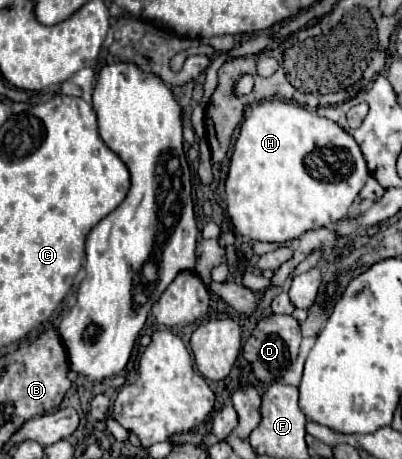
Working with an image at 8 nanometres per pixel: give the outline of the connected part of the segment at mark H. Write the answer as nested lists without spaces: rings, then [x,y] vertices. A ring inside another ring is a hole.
[[[262,101],[250,107],[234,145],[226,177],[228,219],[234,231],[252,241],[286,243],[302,237],[306,231],[334,225],[344,219],[368,177],[370,171],[358,143],[338,123],[310,113],[298,103]]]

